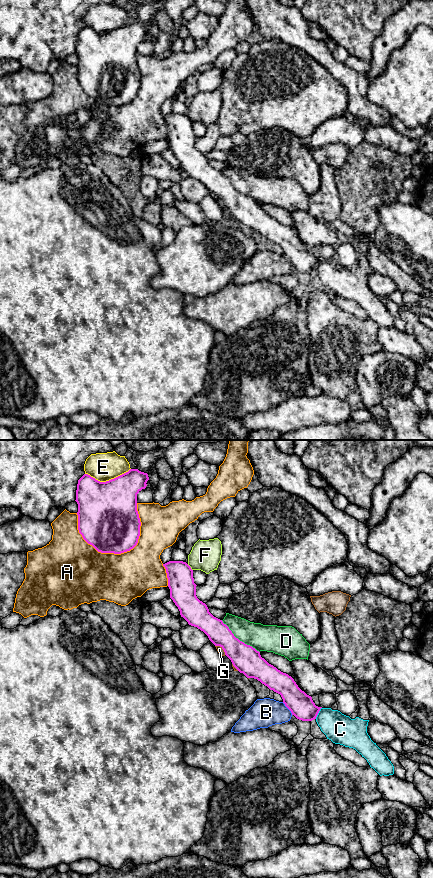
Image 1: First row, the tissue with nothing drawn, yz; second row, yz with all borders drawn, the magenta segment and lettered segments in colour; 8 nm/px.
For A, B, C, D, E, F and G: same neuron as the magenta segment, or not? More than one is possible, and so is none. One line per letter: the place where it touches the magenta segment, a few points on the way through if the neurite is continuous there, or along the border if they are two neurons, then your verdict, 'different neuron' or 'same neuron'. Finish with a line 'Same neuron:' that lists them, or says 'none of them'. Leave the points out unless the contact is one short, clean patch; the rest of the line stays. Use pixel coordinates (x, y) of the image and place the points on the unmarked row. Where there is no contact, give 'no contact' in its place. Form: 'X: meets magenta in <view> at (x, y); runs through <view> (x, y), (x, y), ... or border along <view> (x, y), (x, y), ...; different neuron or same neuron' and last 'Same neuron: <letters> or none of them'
A: meets magenta in yz at (98, 103); different neuron
B: meets magenta in yz at (287, 259); border along yz (282, 254), (292, 266); different neuron
C: meets magenta in yz at (318, 264); runs through yz (301, 257), (307, 263), (318, 264), (340, 281); same neuron
D: meets magenta in yz at (238, 191); different neuron
E: meets magenta in yz at (107, 33); different neuron
F: meets magenta in yz at (190, 119); border along yz (187, 116), (192, 122); different neuron
G: meets magenta in yz at (222, 200); different neuron
Same neuron: C

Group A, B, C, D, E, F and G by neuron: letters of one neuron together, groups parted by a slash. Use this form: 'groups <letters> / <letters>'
groups A / B / C / D / E / F / G

